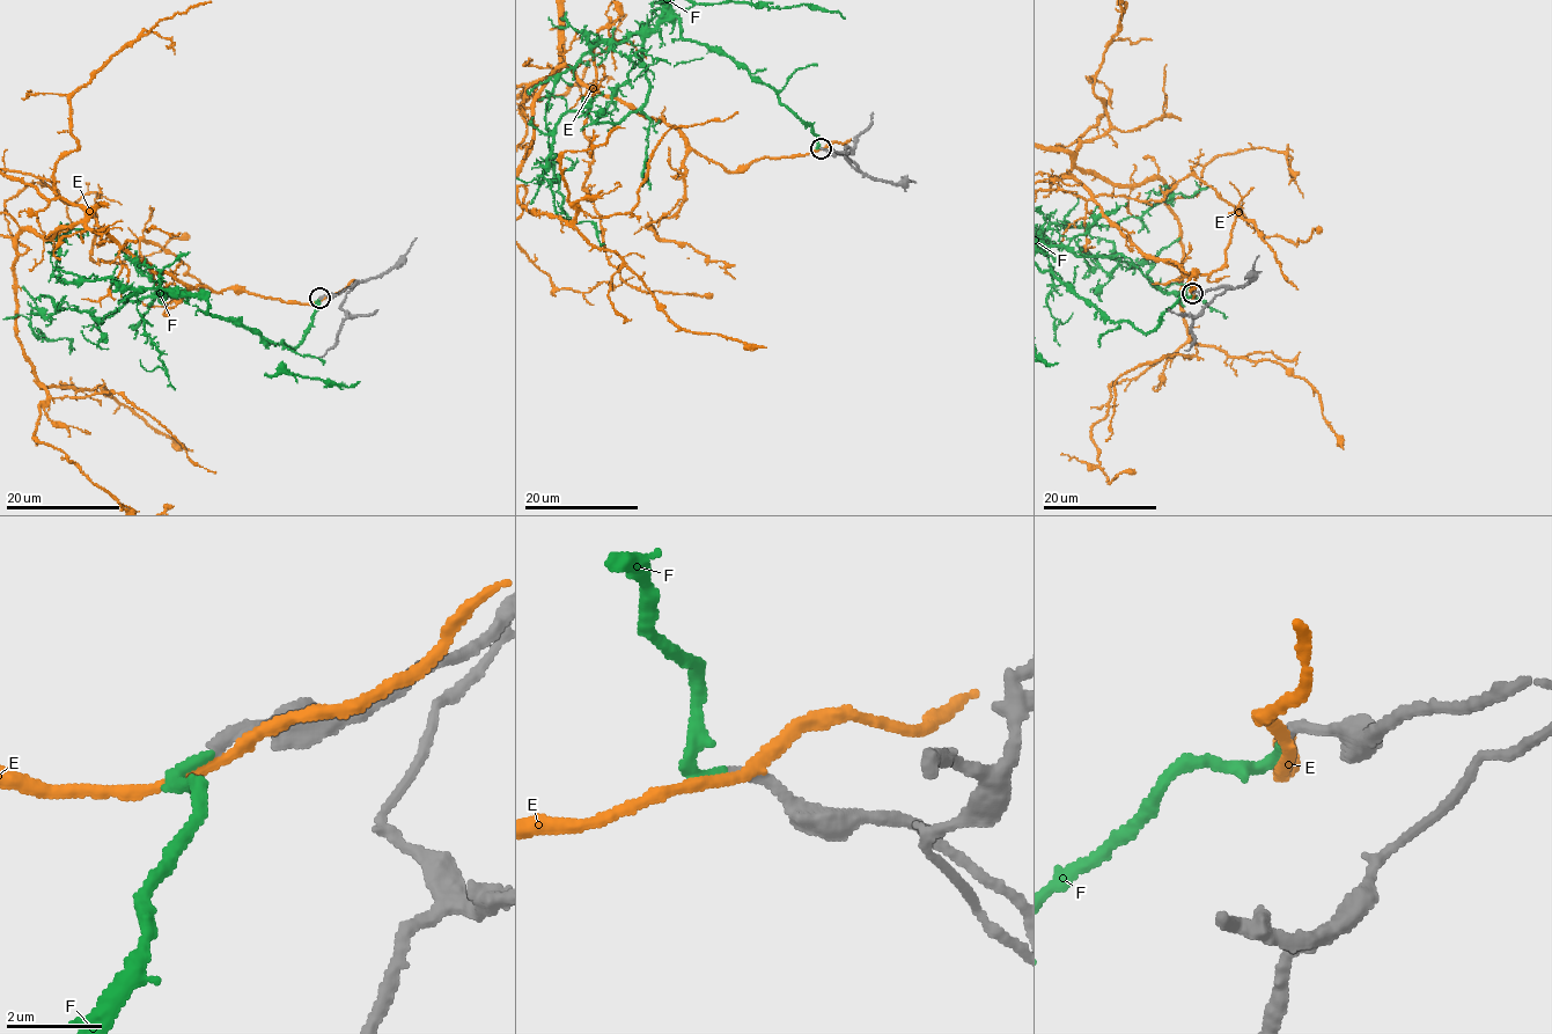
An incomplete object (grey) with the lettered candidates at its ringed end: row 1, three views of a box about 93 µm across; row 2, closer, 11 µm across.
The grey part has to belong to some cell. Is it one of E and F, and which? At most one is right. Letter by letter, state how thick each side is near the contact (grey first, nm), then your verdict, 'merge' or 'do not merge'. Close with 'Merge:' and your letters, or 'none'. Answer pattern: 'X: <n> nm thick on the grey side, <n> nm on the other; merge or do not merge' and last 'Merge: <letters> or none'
E: 280 nm thick on the grey side, 240 nm on the other; do not merge
F: 240 nm thick on the grey side, 220 nm on the other; merge
Merge: F

